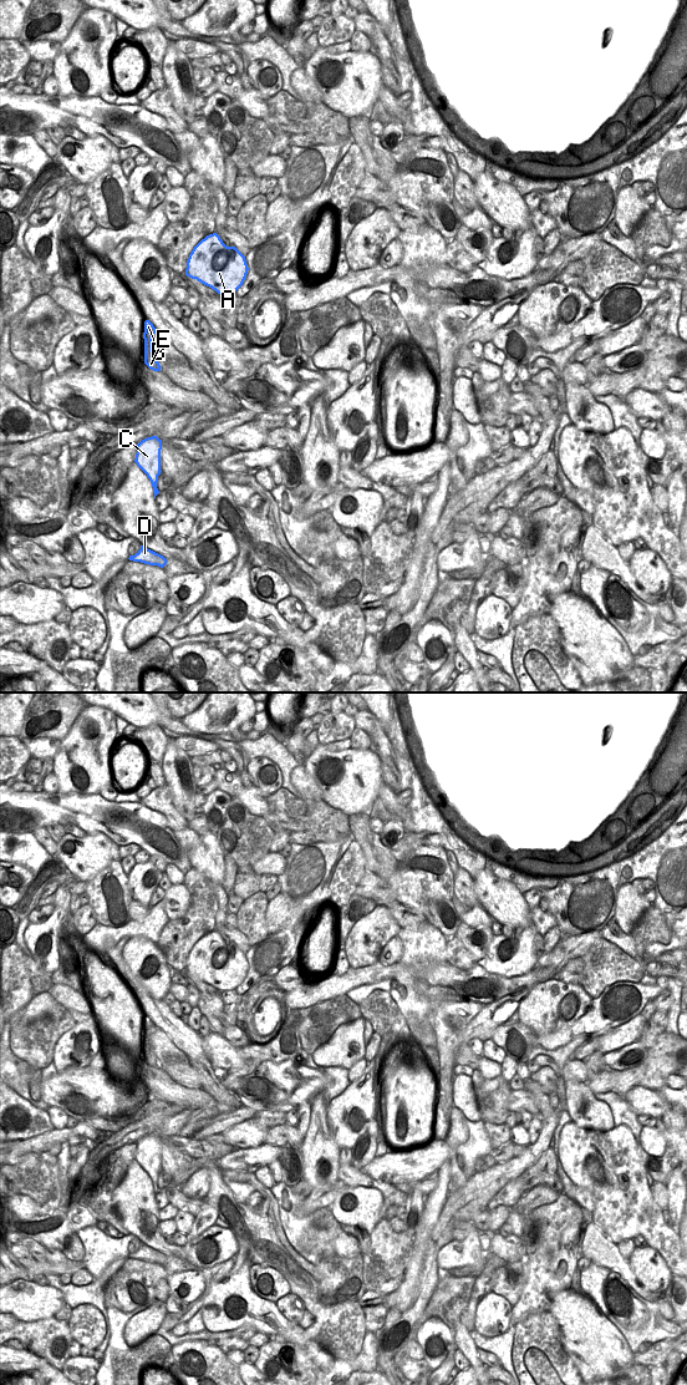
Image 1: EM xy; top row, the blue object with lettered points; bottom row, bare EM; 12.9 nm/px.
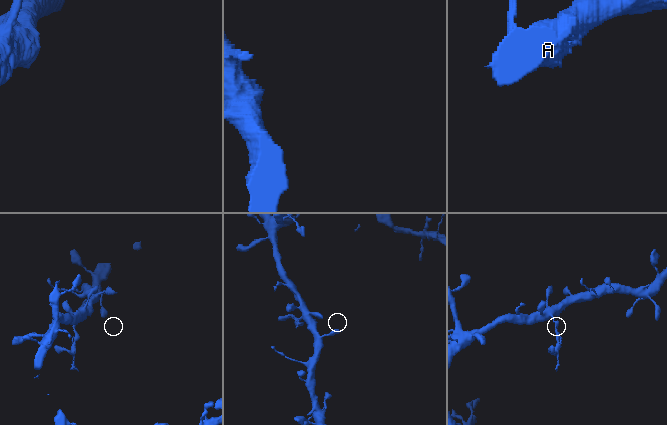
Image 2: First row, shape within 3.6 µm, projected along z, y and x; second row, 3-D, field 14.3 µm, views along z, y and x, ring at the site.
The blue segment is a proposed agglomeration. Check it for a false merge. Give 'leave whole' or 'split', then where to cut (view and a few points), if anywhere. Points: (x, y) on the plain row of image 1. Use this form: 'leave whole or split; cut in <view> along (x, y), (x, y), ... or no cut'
split; cut in xy along (144, 1036), (151, 1049)

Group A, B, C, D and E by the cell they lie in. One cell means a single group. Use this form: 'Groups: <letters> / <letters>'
Groups: A B / C D E

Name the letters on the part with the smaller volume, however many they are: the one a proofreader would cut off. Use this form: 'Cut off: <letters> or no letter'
Cut off: C, D, E

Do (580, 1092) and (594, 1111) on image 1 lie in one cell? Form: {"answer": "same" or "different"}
{"answer": "same"}

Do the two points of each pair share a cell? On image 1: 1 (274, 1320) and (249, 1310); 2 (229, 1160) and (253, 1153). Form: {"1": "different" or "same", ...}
{"1": "same", "2": "same"}

